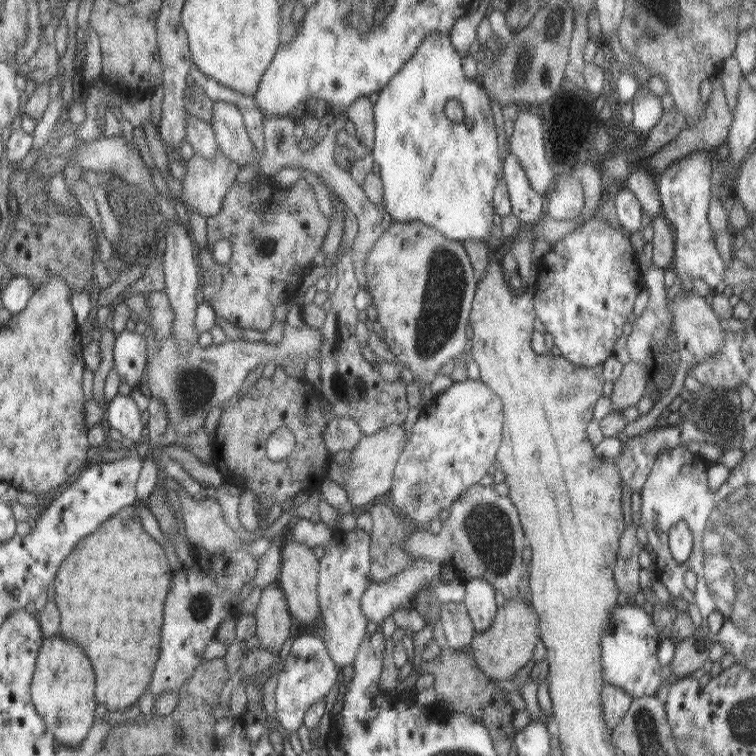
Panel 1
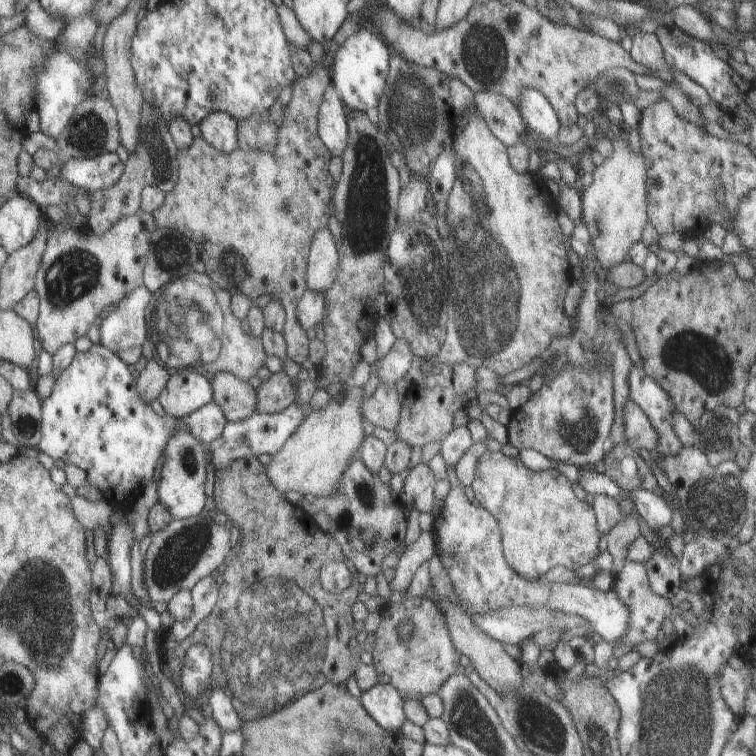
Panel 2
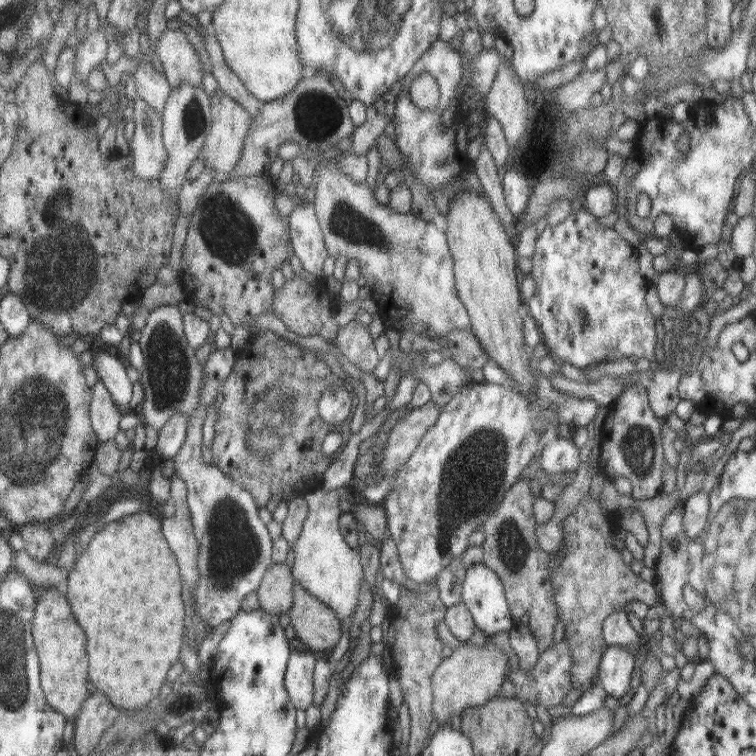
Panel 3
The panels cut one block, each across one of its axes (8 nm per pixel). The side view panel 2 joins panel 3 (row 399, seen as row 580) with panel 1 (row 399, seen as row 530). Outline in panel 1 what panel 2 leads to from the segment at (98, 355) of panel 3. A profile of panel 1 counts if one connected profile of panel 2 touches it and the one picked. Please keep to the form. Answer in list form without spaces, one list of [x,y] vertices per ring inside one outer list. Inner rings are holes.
[[[117,394],[113,402],[107,404],[107,426],[117,430],[123,438],[137,444],[143,432],[143,422],[131,396]]]

